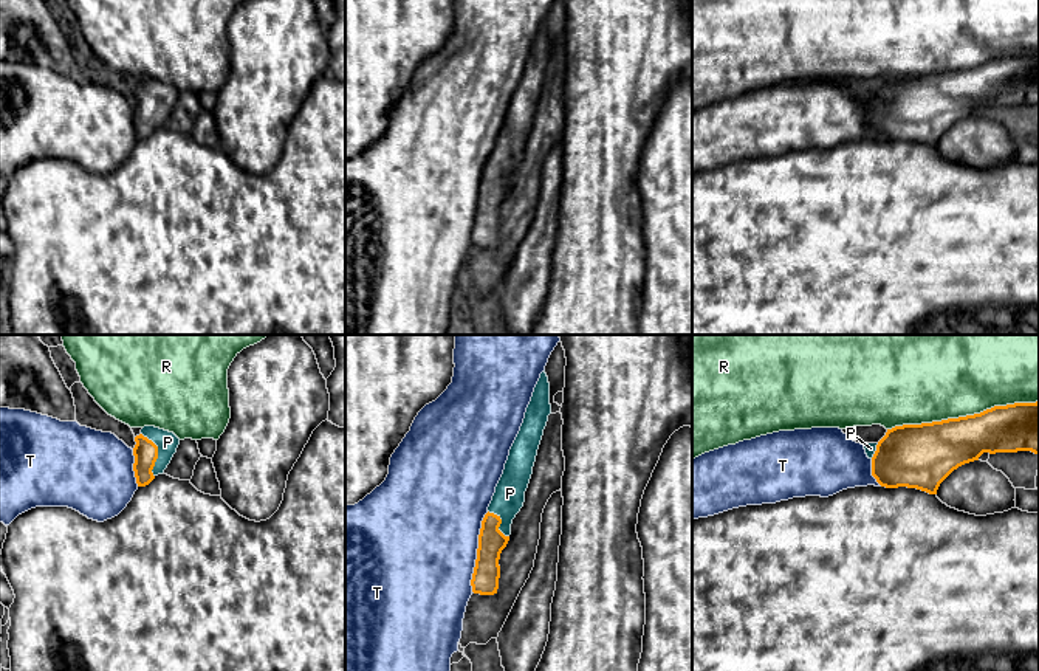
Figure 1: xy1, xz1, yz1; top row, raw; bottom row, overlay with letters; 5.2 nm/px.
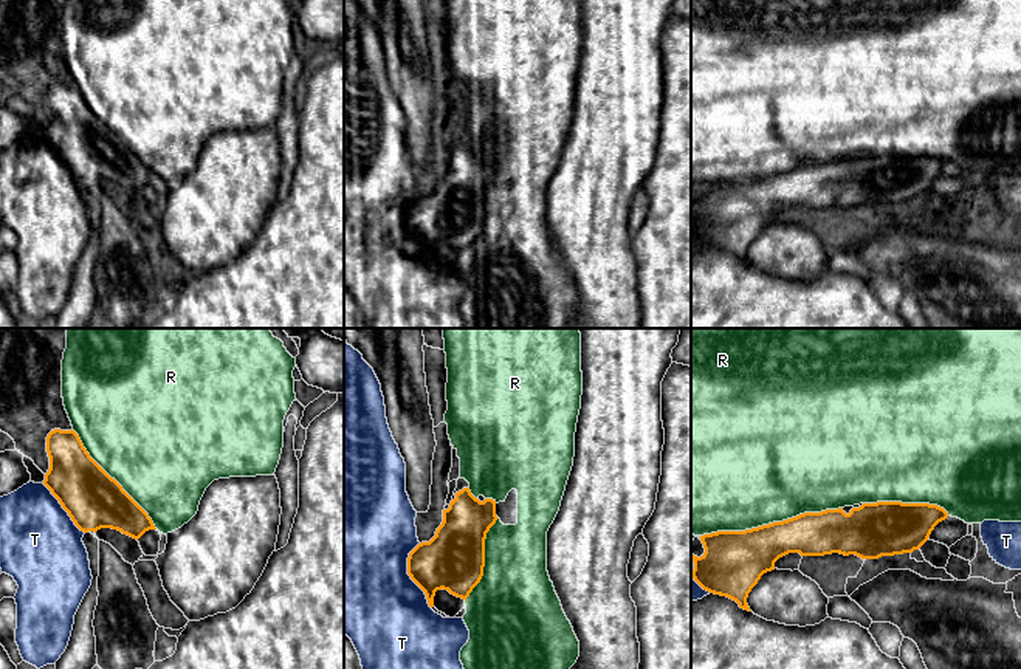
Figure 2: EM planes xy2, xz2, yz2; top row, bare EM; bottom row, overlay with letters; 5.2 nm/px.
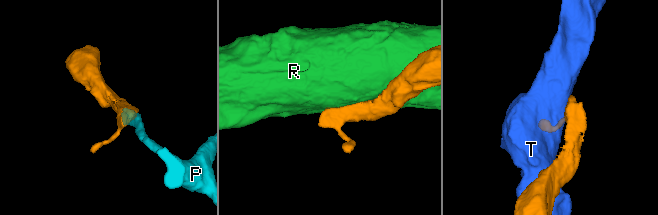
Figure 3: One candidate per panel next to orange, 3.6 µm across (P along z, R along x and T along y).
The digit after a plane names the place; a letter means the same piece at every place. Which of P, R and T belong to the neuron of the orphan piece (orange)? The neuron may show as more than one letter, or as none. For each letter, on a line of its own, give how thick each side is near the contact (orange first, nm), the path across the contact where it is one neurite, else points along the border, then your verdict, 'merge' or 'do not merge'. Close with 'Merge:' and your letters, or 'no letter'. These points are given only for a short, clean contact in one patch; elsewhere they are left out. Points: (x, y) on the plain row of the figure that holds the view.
P: 130/110 nm | across xy1 (146, 106), (157, 107), (168, 95) | merge
R: 300/380 nm | do not merge
T: 140/500 nm | do not merge
Merge: P

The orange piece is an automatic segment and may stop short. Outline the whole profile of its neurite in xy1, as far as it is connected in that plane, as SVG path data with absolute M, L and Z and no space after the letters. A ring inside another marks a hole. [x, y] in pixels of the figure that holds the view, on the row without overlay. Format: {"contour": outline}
{"contour": "M144 79L141 87L135 90L135 116L133 124L138 139L149 138L158 127L163 127L170 116L180 91L169 84Z"}

